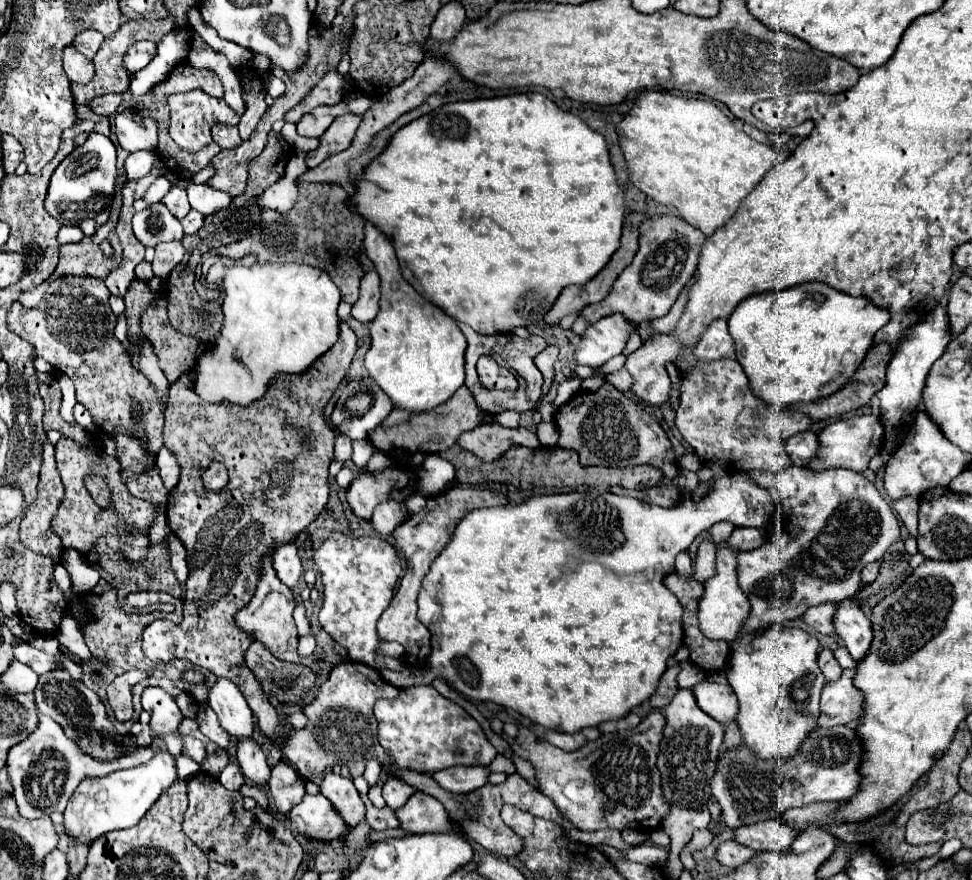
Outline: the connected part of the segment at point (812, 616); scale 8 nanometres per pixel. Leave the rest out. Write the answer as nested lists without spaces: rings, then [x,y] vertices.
[[[827,602],[827,604],[823,604],[823,606],[815,606],[815,608],[807,610],[807,612],[801,616],[801,620],[803,620],[805,624],[809,624],[811,628],[815,628],[819,634],[833,636],[835,630],[833,630],[833,626],[831,626],[831,614],[835,614],[835,606],[837,606],[837,604],[833,604],[833,602]]]

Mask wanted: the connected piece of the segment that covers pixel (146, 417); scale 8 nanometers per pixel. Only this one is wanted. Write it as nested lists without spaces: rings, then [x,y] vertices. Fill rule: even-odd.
[[[63,276],[49,284],[49,290],[37,308],[23,308],[19,302],[13,302],[7,314],[7,326],[11,332],[27,340],[37,356],[45,358],[75,382],[77,400],[87,408],[105,434],[131,434],[141,440],[147,450],[145,466],[151,470],[155,466],[155,456],[163,446],[164,405],[151,382],[133,368],[123,344],[115,338],[117,318],[109,308],[109,296],[111,292],[103,280]],[[137,402],[141,410],[135,416],[133,404]]]

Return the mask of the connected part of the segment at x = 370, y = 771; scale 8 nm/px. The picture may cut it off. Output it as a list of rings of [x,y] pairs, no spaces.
[[[369,760],[367,762],[367,768],[365,768],[365,774],[363,774],[363,778],[367,780],[367,784],[369,786],[375,786],[377,782],[379,782],[379,762],[375,762],[375,760]]]

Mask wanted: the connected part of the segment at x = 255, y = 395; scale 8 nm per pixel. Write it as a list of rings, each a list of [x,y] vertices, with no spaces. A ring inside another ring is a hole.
[[[215,264],[209,274],[207,274],[209,282],[223,286],[225,290],[225,300],[223,300],[223,326],[221,332],[217,334],[215,342],[211,346],[207,346],[207,350],[203,354],[197,356],[197,362],[193,366],[193,390],[199,398],[203,398],[205,402],[227,402],[227,404],[237,404],[237,406],[247,406],[259,398],[265,396],[265,392],[269,390],[271,382],[283,374],[303,374],[321,354],[325,354],[337,340],[339,340],[339,318],[337,318],[337,306],[341,302],[339,298],[339,288],[333,284],[333,280],[329,278],[329,274],[325,274],[323,270],[311,268],[311,266],[303,266],[303,264],[285,264],[285,266],[275,266],[275,264],[253,264],[249,268],[245,266],[223,266],[223,264]]]

